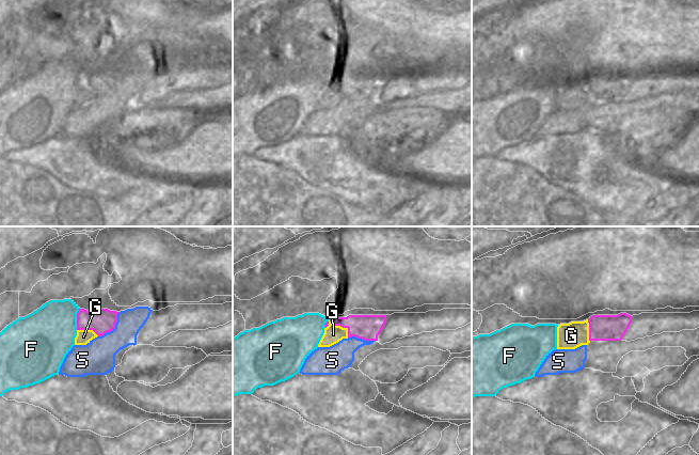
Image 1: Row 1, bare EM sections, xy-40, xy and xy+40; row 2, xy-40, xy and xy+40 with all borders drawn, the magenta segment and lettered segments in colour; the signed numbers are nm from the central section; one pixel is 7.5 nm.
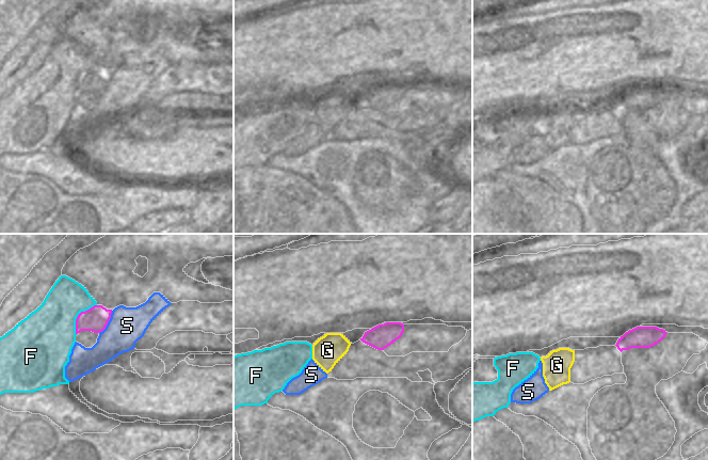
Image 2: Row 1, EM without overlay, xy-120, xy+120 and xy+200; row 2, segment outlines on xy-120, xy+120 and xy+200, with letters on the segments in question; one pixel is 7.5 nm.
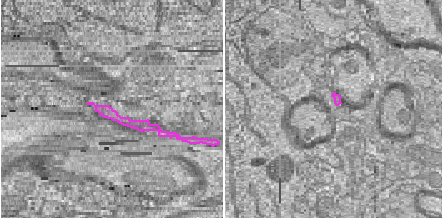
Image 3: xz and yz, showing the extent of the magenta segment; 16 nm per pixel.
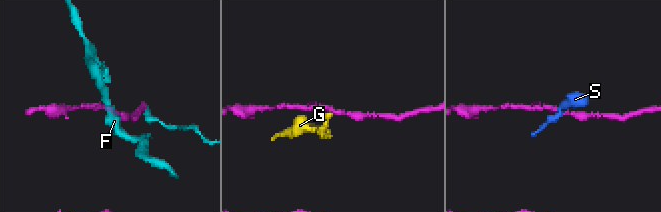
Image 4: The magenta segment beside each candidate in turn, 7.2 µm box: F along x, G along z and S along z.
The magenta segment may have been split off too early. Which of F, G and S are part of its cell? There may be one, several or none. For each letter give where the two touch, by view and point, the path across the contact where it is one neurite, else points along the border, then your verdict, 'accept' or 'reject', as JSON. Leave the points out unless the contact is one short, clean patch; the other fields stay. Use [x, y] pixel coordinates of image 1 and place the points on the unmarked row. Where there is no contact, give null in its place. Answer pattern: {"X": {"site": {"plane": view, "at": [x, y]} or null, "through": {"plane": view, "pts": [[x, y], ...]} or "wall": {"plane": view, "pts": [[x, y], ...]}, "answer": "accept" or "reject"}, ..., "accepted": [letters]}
{"F": {"site": {"plane": "xy-40", "at": [77, 79]}, "answer": "reject"}, "G": {"site": {"plane": "xy", "at": [342, 87]}, "wall": {"plane": "xy", "pts": [[328, 81], [334, 85], [345, 88], [348, 97]]}, "answer": "reject"}, "S": {"site": {"plane": "xy-40", "at": [113, 89]}, "wall": {"plane": "xy-40", "pts": [[118, 73], [115, 87], [98, 97]]}, "answer": "reject"}, "accepted": []}

